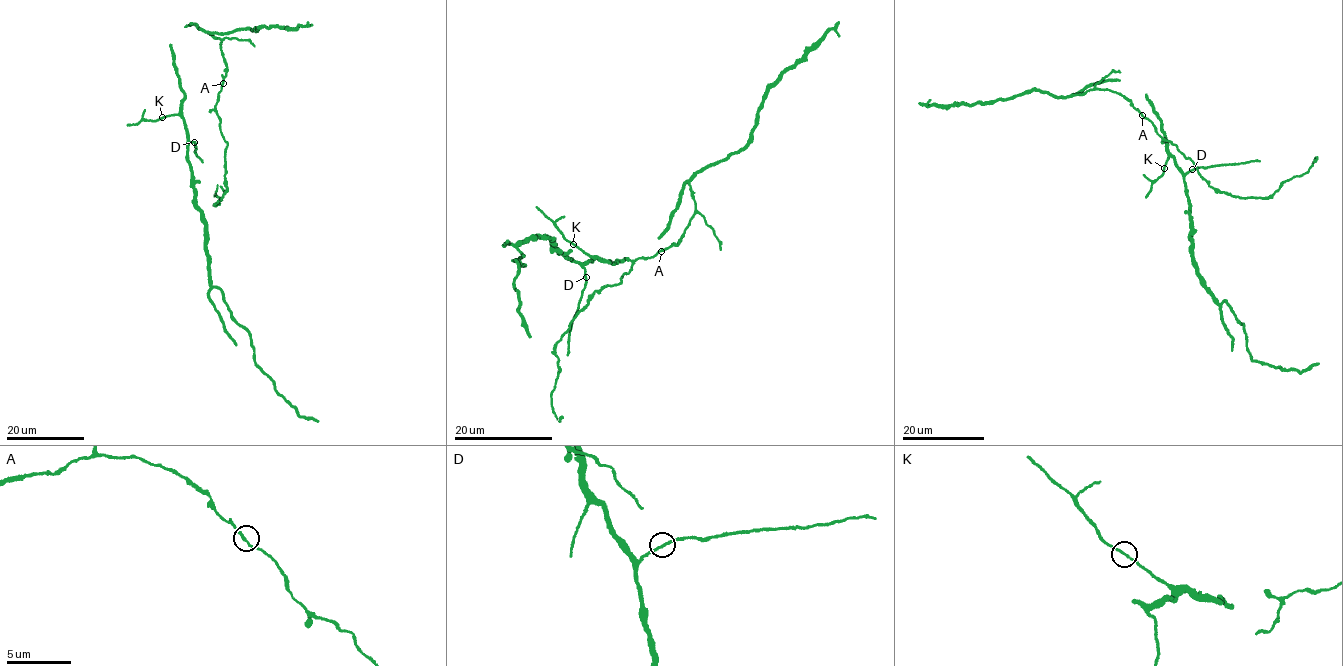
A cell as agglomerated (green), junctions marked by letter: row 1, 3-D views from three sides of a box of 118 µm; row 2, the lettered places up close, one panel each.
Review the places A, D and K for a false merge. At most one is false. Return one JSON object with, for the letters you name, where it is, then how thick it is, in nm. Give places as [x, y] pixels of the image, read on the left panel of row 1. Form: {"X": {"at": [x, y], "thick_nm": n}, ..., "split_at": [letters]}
{"split_at": []}

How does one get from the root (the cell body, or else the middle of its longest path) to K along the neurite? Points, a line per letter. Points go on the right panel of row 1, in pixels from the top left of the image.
K: (1182, 171), (1171, 156), (1164, 168)

